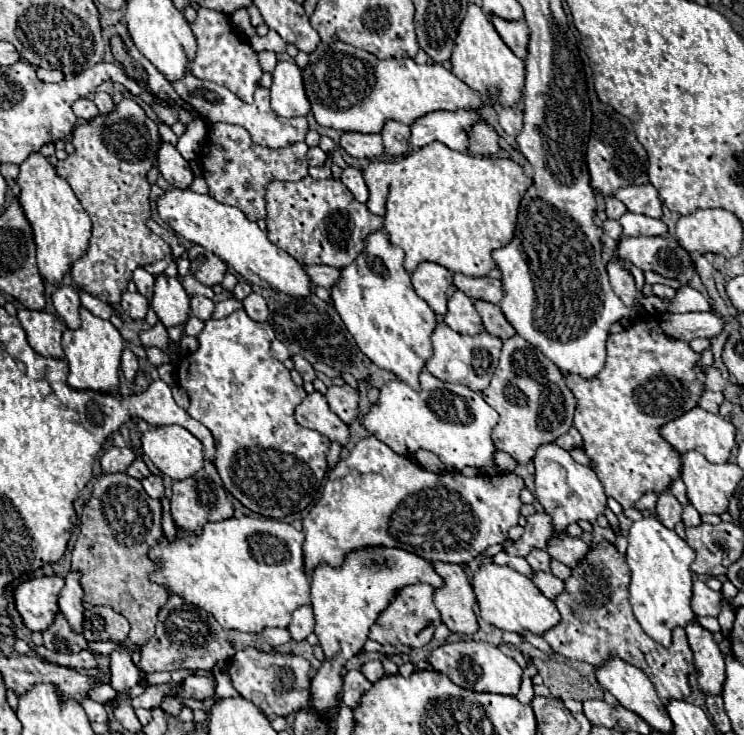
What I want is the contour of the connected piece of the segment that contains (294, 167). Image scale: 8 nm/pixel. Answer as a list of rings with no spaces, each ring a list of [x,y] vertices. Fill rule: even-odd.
[[[211,124],[209,138],[201,152],[203,178],[209,186],[209,196],[221,204],[237,206],[249,220],[265,218],[265,190],[271,180],[301,180],[307,176],[307,144],[297,142],[283,150],[263,148],[253,144],[249,132],[233,124]]]

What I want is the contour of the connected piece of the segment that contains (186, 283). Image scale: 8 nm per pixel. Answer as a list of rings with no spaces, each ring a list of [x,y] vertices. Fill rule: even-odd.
[[[179,276],[179,282],[181,286],[185,288],[185,292],[189,296],[195,296],[195,294],[201,294],[201,296],[207,296],[207,298],[213,298],[213,290],[209,286],[203,286],[201,282],[197,282],[193,276]]]

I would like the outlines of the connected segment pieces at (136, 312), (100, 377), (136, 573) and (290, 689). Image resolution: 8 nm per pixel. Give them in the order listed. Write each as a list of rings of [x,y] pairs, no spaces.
[[[125,292],[123,300],[121,300],[121,308],[133,318],[133,320],[145,320],[147,310],[149,310],[149,302],[145,296],[141,296],[139,292]]]
[[[81,308],[81,328],[65,330],[61,344],[63,344],[65,360],[69,362],[69,378],[67,378],[69,388],[73,388],[73,390],[95,390],[95,392],[105,392],[105,394],[117,394],[119,392],[121,352],[129,344],[109,320],[97,318],[89,310]]]
[[[103,474],[97,478],[93,494],[83,508],[81,532],[73,546],[71,570],[81,574],[83,600],[89,602],[91,606],[101,604],[101,606],[109,606],[115,612],[123,614],[131,624],[129,644],[133,644],[137,648],[141,648],[155,634],[157,612],[169,598],[169,590],[165,586],[151,582],[151,574],[159,566],[149,558],[149,550],[153,546],[157,546],[163,538],[161,510],[163,510],[161,502],[155,498],[149,498],[149,494],[143,490],[143,486],[137,478],[131,478],[129,474]]]
[[[255,648],[237,652],[229,660],[229,676],[233,688],[249,702],[253,702],[267,718],[271,716],[289,716],[299,706],[309,702],[309,670],[311,664],[303,656],[291,654],[263,654]]]

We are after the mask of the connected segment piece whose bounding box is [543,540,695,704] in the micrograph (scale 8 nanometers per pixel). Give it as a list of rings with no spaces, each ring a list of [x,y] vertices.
[[[603,540],[597,548],[591,548],[565,582],[567,594],[559,594],[555,598],[561,622],[547,630],[543,638],[549,642],[555,654],[569,660],[583,660],[593,666],[603,666],[609,658],[621,658],[647,674],[663,704],[669,704],[669,700],[683,700],[691,692],[689,674],[695,672],[687,634],[683,628],[675,628],[673,644],[669,648],[651,640],[633,616],[629,604],[629,580],[631,576],[625,556],[621,556],[613,544]]]

